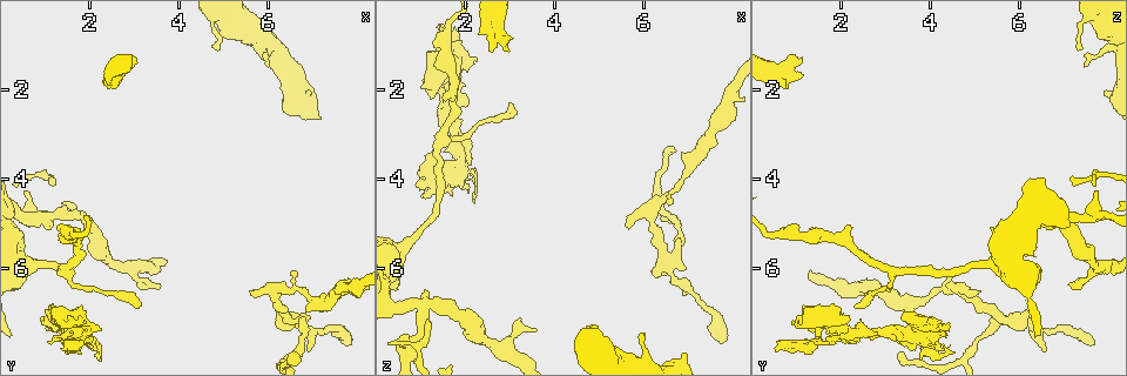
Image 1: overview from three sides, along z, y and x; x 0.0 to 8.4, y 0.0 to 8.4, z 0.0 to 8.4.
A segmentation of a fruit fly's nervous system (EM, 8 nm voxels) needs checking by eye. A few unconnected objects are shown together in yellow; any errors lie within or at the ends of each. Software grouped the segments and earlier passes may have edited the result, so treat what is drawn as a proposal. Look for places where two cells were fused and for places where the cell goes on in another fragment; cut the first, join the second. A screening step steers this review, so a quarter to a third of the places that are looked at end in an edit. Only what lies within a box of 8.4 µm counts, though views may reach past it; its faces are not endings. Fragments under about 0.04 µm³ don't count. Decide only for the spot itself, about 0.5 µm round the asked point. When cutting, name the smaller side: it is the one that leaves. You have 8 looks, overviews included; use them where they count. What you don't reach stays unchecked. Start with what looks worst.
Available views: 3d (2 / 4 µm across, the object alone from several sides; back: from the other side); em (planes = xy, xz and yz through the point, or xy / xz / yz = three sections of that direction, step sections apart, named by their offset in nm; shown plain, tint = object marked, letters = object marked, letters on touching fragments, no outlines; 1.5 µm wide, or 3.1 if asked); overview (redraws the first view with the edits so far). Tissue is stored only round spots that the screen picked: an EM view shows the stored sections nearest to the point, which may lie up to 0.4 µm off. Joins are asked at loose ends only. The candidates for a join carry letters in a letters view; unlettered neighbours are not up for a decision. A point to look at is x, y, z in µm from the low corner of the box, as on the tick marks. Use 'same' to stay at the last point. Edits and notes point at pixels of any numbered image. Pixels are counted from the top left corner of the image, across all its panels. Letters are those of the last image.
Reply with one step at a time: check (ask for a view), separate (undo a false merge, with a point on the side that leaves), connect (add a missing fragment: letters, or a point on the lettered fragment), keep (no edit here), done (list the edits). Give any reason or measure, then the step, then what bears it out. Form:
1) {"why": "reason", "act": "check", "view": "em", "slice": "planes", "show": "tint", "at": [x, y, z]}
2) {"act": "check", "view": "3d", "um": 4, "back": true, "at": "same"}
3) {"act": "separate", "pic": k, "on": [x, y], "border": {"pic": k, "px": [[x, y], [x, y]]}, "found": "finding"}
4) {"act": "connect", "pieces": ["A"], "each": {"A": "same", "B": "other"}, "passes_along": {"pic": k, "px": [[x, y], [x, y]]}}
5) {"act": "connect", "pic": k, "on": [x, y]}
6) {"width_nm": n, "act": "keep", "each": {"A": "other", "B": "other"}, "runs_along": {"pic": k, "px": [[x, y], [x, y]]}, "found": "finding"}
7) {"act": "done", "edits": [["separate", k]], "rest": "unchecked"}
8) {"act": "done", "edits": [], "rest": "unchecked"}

{"why": "sharp bend", "act": "check", "view": "em", "slice": "xz", "step": 4, "show": "tint", "at": [6.55, 7.15, 5.70]}

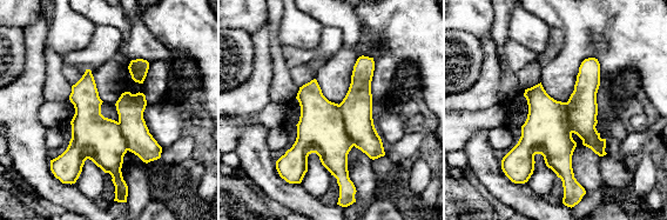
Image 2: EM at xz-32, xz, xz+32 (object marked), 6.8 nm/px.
{"act": "check", "view": "em", "slice": "planes", "show": "letters", "at": "same"}

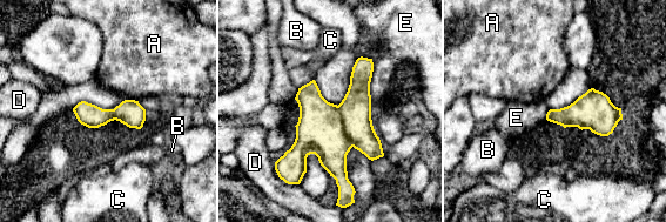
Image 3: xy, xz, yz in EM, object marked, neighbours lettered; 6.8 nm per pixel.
{"act": "separate", "pic": 3, "on": [355, 108], "each": {"A": "other", "B": "other", "C": "other", "D": "other", "E": "other"}, "part_leaving": {"pic": 3, "px": [[361, 60], [360, 130], [379, 154]]}, "found": "two cells meet here"}

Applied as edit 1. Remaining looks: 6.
{"act": "check", "view": "overview"}

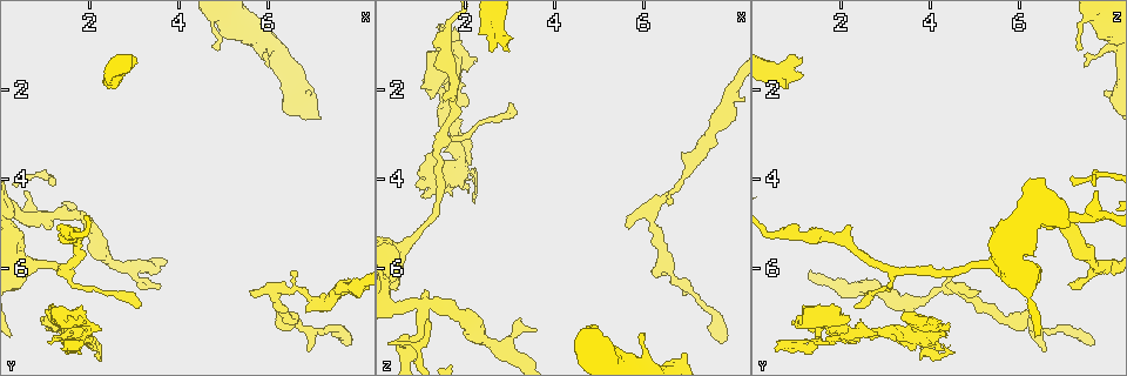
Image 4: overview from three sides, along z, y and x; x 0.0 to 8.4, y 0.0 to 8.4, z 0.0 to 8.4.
{"why": "side arm on a straight run", "act": "check", "view": "em", "slice": "planes", "show": "letters", "at": [0.95, 4.85, 6.80]}

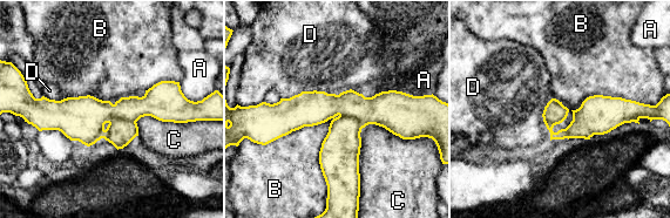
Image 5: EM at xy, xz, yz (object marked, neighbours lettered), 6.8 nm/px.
{"act": "separate", "pic": 5, "on": [120, 133], "each": {"A": "other", "B": "other", "C": "other", "D": "other"}, "border": {"pic": 5, "px": [[135, 121], [115, 117], [109, 123]]}, "found": "a second cell is stuck on"}

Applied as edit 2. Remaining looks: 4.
{"why": "see it whole again", "act": "check", "view": "overview"}

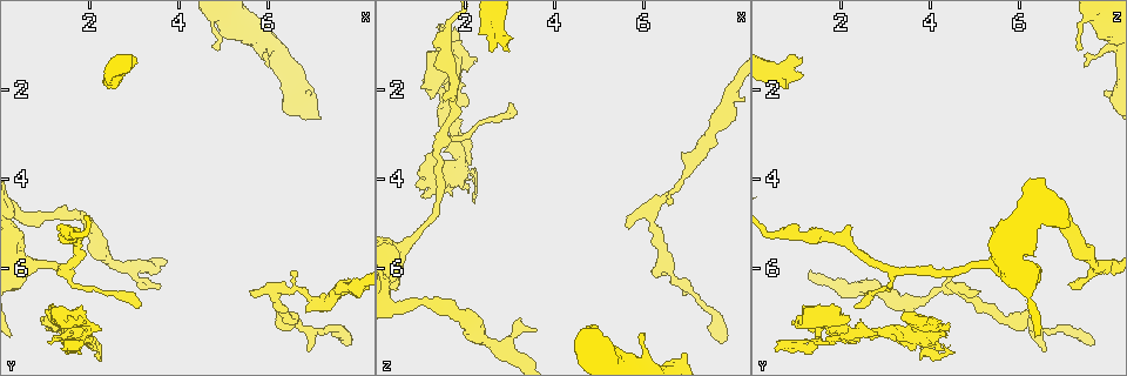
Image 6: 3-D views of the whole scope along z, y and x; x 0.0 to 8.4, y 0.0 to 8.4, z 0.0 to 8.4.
{"why": "free end", "act": "check", "view": "em", "slice": "planes", "show": "letters", "at": [2.10, 7.55, 2.35]}

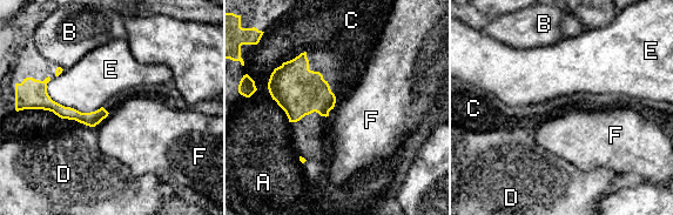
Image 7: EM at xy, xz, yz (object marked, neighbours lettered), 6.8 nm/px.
{"act": "keep", "each": {"A": "other", "B": "other", "C": "other", "D": "other", "E": "other", "F": "other"}, "border": {"pic": 7, "px": [[109, 113], [94, 126]]}, "found": "none of them fits"}

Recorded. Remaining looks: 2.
{"act": "done", "edits": [["separate", 3], ["separate", 5]], "rest": "unchecked"}

